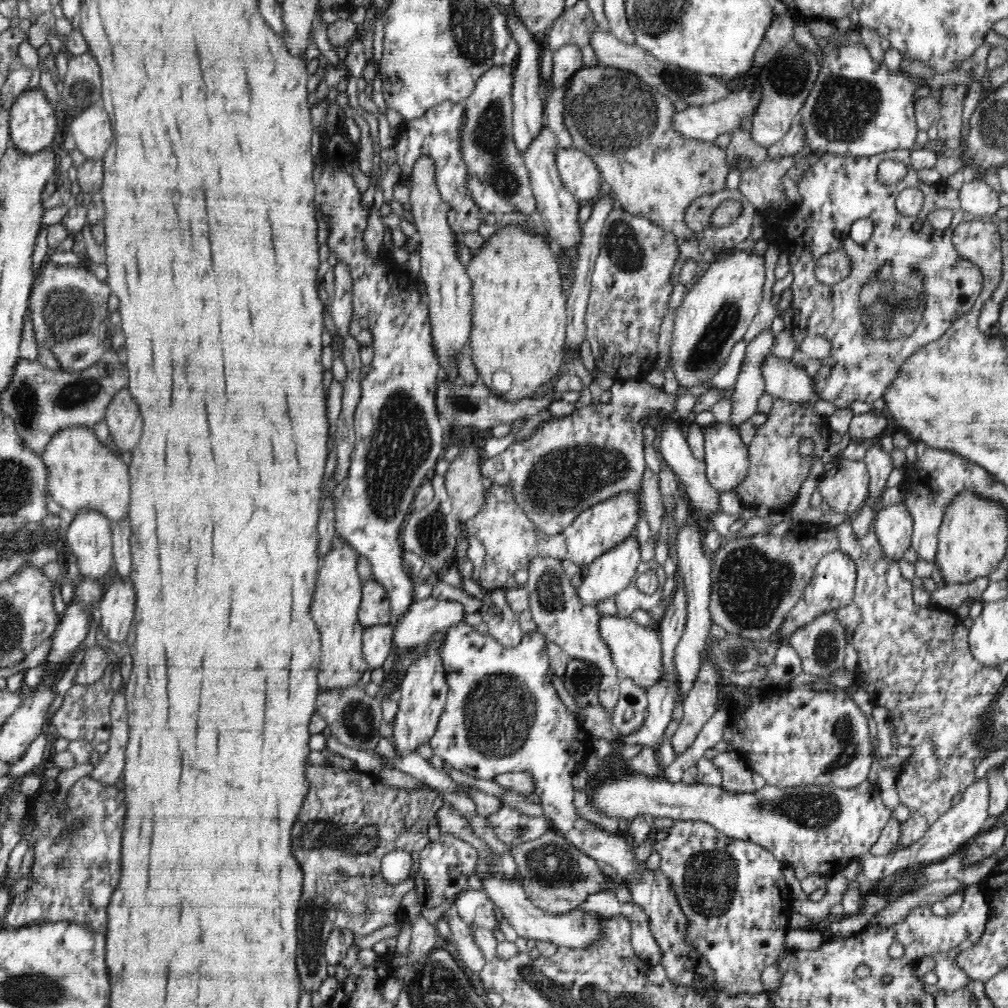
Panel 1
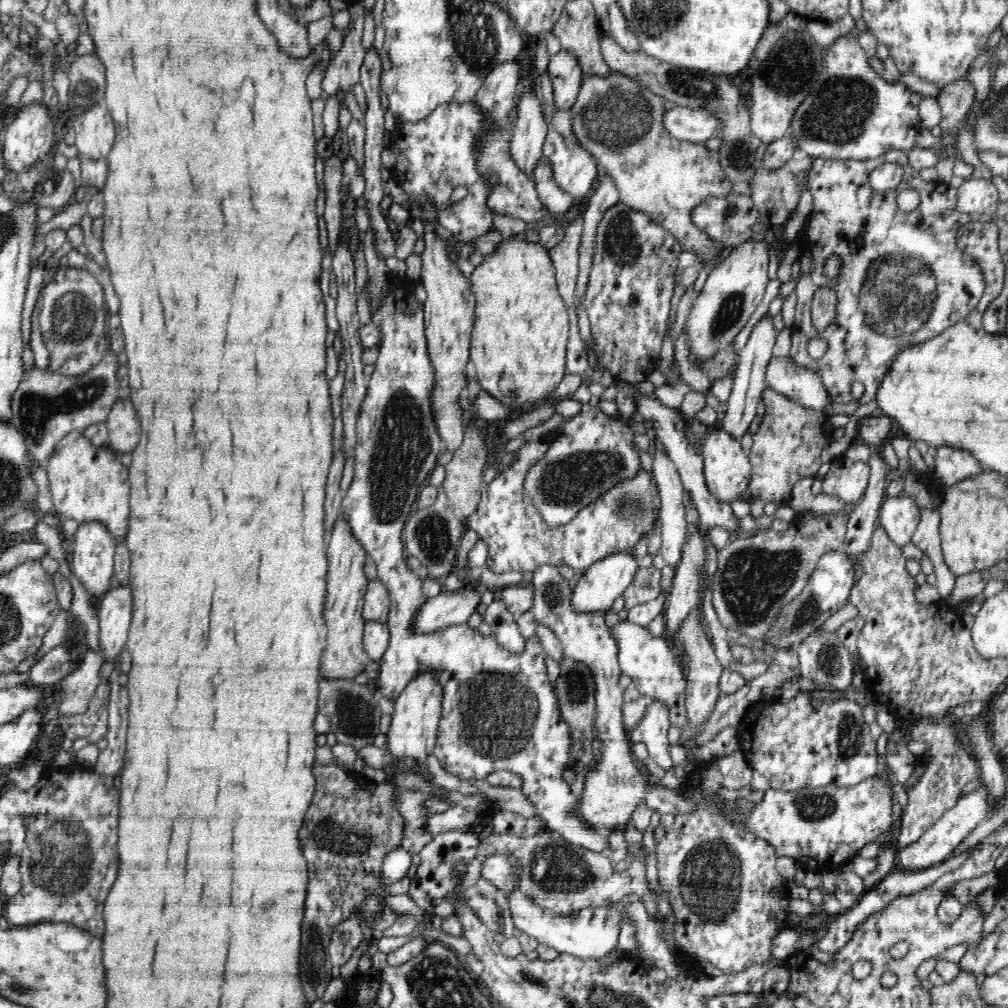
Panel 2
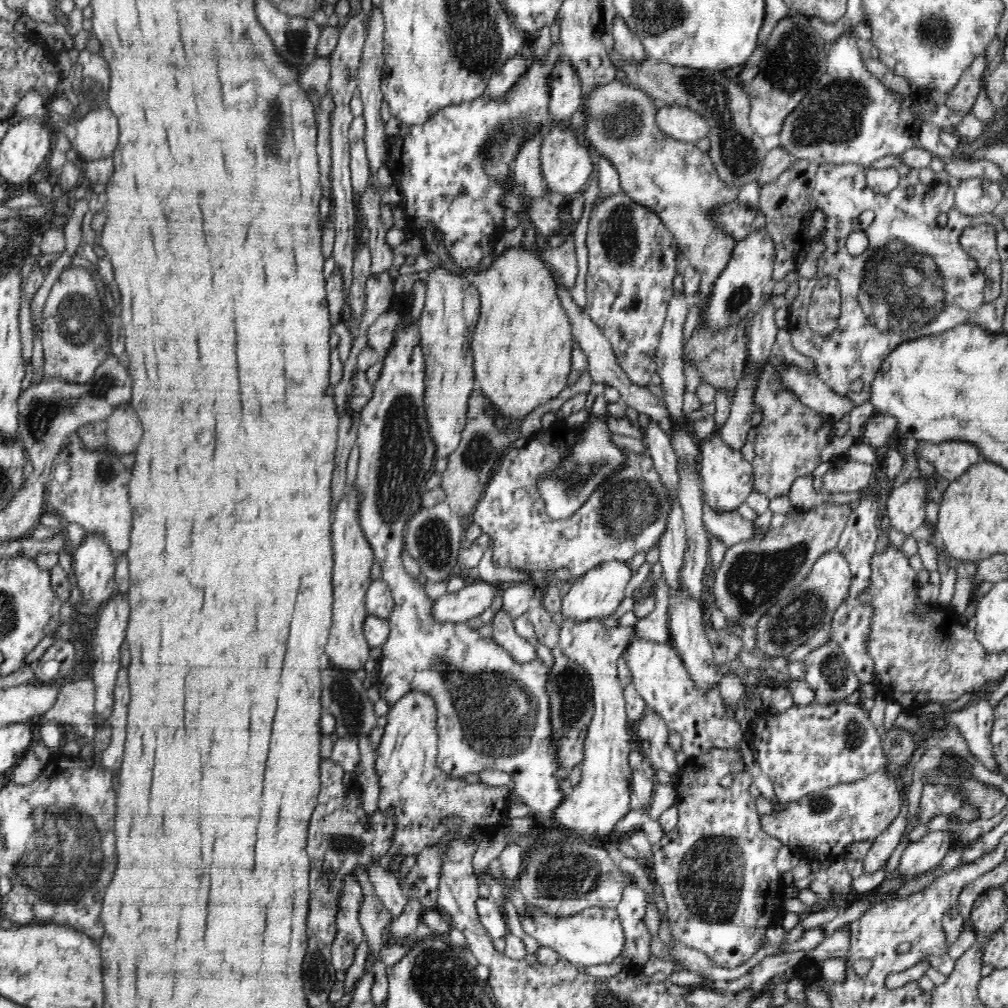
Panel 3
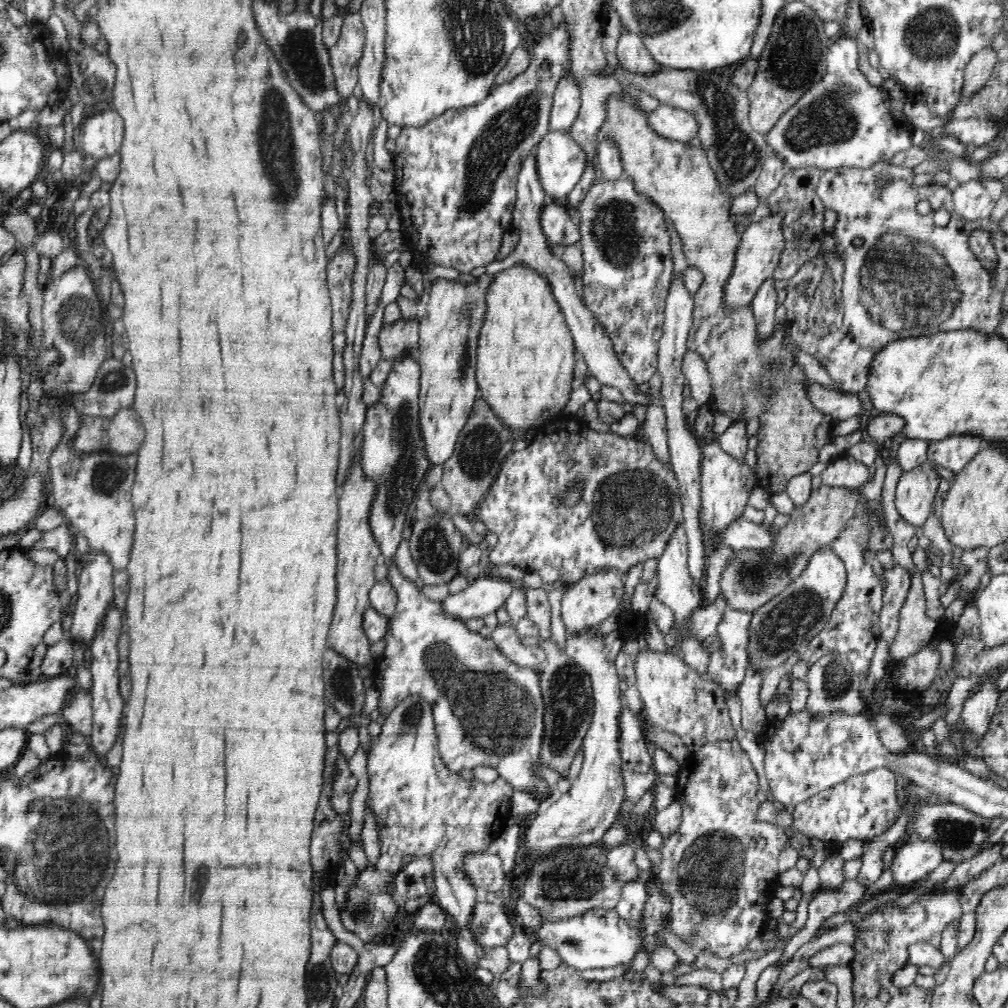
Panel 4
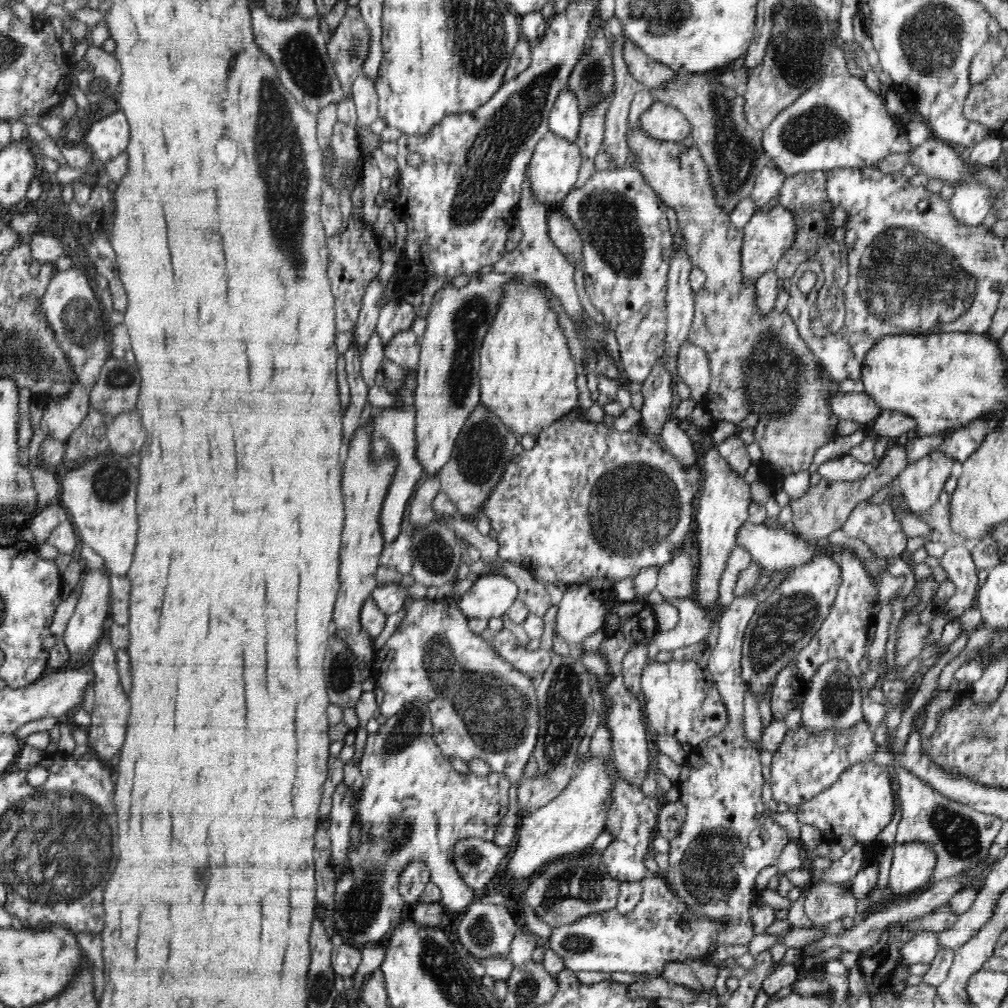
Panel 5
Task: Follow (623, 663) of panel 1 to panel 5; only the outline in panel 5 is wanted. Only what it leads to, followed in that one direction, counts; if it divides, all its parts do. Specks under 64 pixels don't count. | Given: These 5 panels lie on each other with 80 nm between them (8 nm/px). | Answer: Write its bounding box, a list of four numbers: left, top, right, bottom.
[640,660,728,747]

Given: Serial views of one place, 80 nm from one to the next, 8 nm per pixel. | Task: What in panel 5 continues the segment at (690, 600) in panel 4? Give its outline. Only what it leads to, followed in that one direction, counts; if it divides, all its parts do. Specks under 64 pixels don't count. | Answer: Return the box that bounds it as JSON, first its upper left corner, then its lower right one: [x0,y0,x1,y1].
[656,541,695,600]

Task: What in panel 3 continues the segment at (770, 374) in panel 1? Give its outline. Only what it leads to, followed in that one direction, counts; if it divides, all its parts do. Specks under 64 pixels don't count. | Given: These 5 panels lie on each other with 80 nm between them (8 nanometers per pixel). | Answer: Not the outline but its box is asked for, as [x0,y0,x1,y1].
[779,363,854,420]

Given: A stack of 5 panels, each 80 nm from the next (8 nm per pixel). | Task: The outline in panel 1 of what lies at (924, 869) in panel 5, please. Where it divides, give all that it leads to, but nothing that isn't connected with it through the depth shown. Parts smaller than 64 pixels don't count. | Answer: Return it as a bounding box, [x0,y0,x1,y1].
[860,777,991,881]

